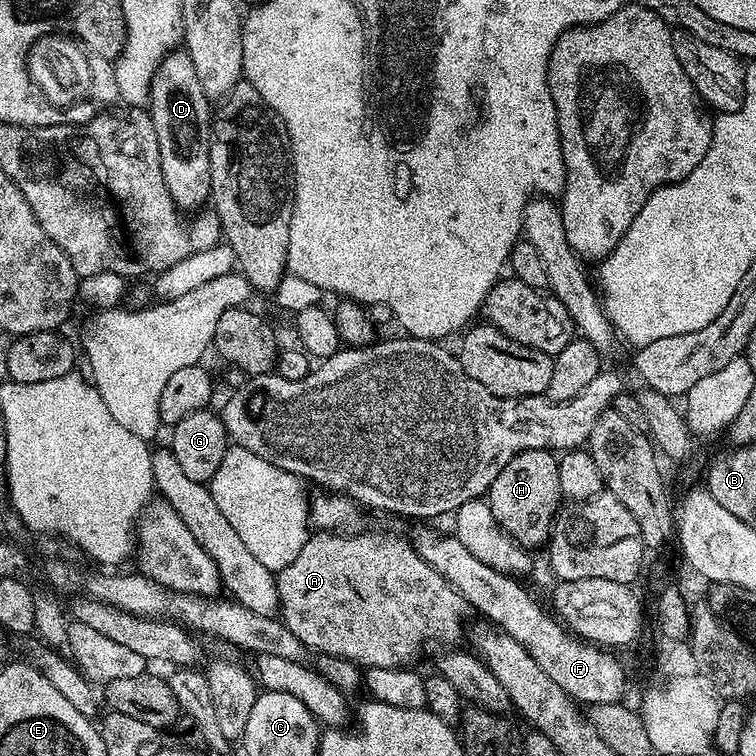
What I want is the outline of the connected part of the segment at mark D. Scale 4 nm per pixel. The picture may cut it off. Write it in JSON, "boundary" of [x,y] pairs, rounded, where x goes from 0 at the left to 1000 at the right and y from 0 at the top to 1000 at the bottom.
{"boundary":[[[229,66],[212,83],[201,104],[196,126],[201,165],[208,173],[210,197],[214,198],[214,235],[234,275],[265,278],[276,269],[280,258],[278,241],[278,134],[262,108],[257,82],[247,67]]]}

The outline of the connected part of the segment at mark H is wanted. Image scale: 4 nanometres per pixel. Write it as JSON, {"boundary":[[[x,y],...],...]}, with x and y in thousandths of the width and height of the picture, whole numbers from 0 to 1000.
{"boundary":[[[726,594],[696,595],[675,606],[647,643],[643,660],[653,685],[692,725],[718,726],[730,708],[730,690],[743,671],[741,639],[738,638],[739,607]]]}

